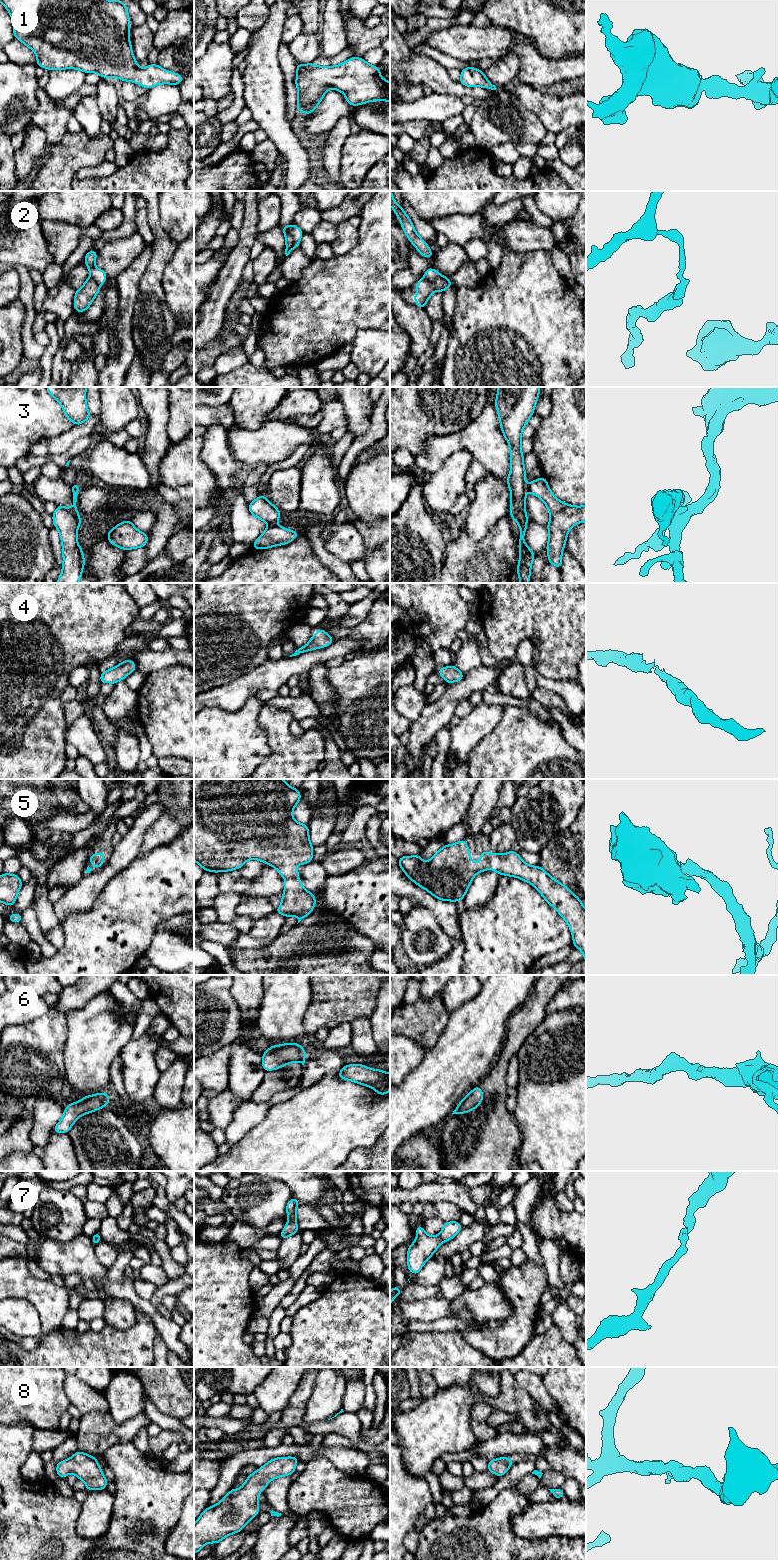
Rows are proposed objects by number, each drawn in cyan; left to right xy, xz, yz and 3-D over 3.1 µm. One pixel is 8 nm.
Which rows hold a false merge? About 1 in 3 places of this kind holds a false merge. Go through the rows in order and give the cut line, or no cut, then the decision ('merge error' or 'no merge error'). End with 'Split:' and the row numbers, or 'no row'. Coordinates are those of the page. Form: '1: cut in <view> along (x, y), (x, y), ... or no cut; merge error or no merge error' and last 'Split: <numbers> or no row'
1: no cut; no merge error
2: cut in xz along (293, 225), (293, 240), (296, 246); merge error
3: cut in xz along (275, 523), (270, 525); merge error
4: no cut; no merge error
5: no cut; no merge error
6: no cut; no merge error
7: no cut; no merge error
8: no cut; no merge error
Split: 2, 3

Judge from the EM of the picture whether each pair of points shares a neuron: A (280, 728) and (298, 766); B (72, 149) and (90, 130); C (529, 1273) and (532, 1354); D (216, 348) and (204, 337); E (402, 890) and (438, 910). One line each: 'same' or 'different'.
A: same
B: different
C: different
D: different
E: same

